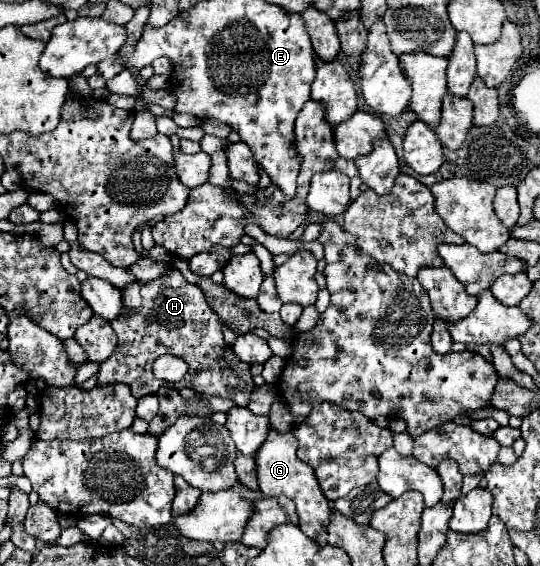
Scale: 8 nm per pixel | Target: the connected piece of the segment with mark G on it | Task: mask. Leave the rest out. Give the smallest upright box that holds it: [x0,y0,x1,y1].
[255,430,331,538]

